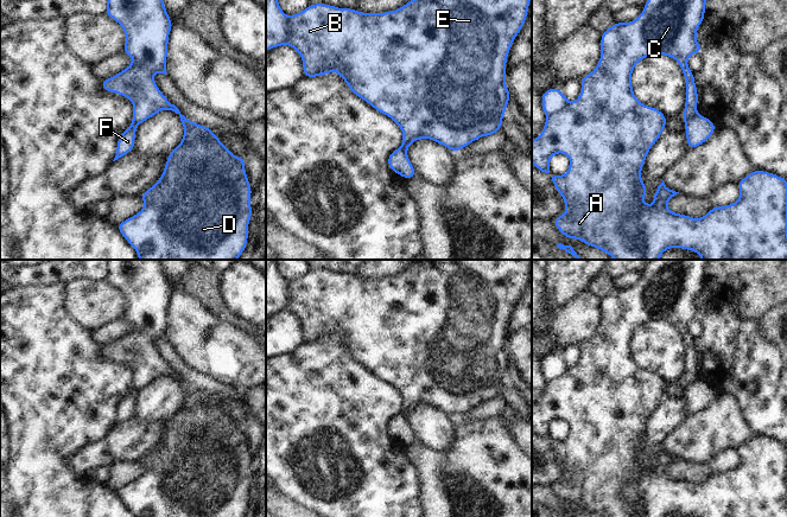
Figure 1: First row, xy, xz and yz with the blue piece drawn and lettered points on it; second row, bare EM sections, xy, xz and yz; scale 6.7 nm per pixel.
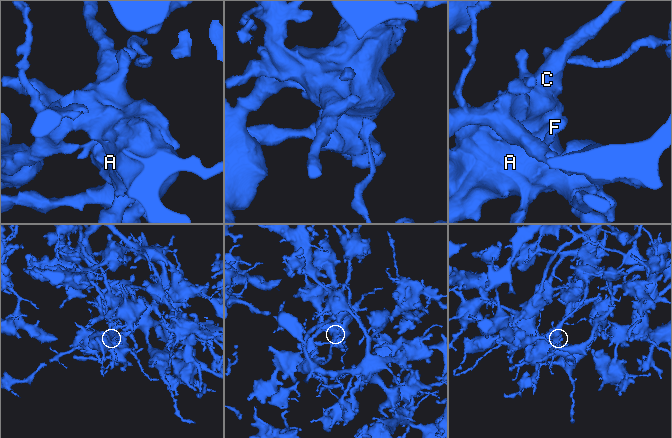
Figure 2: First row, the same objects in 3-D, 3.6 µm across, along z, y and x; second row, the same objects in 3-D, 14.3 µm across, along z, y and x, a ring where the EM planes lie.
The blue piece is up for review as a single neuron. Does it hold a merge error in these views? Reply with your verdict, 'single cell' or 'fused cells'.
fused cells

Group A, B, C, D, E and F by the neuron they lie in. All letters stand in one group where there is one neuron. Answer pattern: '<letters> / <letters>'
A B C D E / F

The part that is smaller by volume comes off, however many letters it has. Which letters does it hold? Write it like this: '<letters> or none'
F.

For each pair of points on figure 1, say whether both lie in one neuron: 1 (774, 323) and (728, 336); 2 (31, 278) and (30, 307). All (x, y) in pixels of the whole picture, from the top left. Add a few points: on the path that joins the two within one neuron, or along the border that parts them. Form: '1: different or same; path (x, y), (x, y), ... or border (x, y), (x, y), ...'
1: different; border (757, 320), (762, 333), (774, 344)
2: different; border (58, 283), (12, 287)

